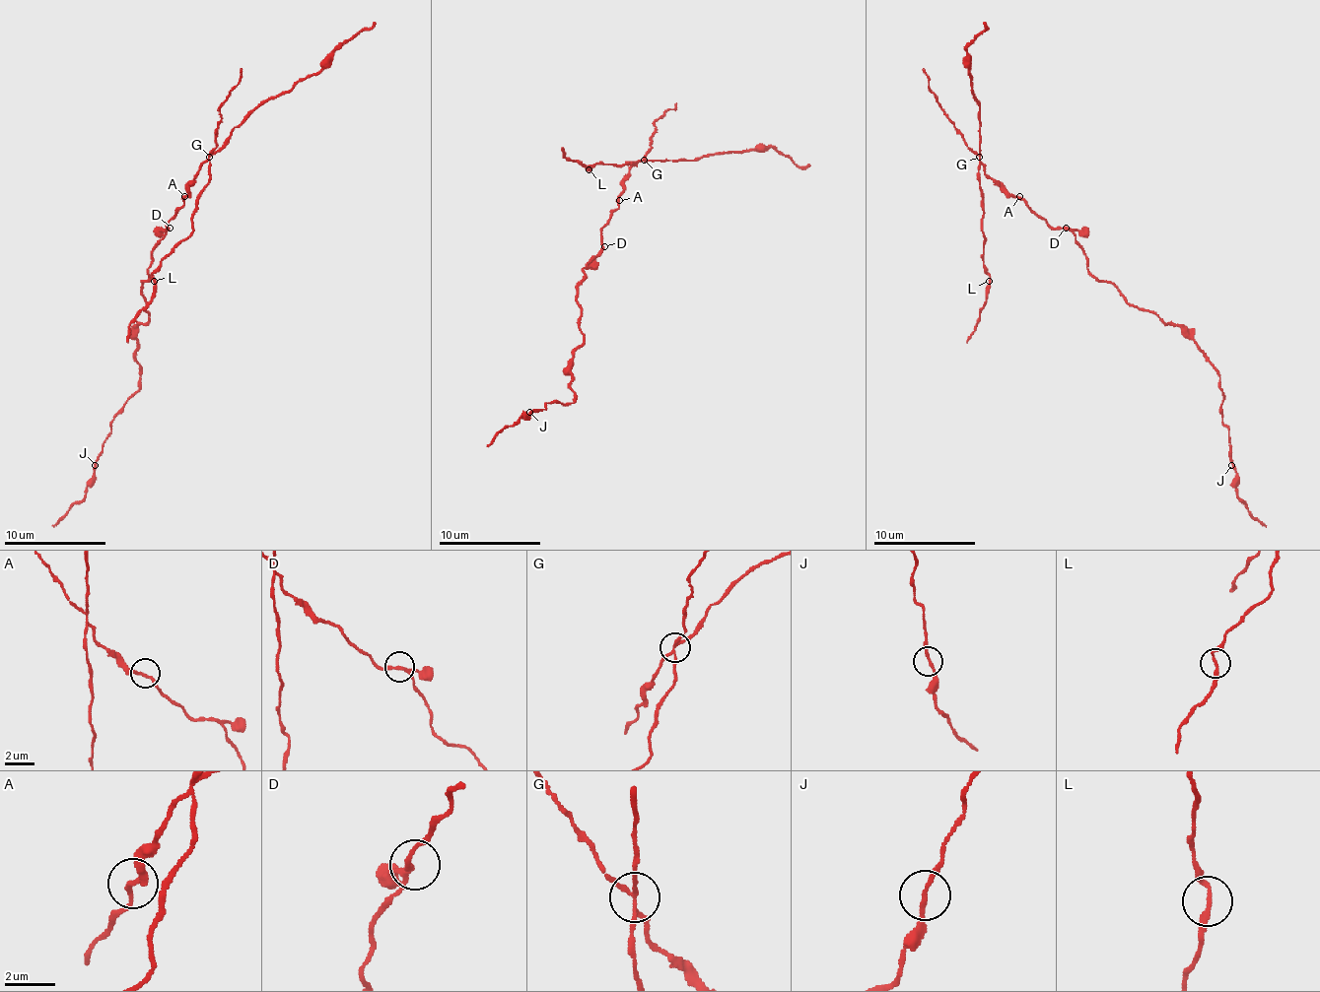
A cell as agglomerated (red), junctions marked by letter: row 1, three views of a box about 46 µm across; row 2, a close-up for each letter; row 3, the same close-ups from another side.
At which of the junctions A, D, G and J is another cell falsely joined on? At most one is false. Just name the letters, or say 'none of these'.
G

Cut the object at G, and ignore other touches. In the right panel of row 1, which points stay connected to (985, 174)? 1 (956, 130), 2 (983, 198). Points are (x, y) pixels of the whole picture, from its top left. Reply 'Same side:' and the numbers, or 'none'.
Same side: 1

